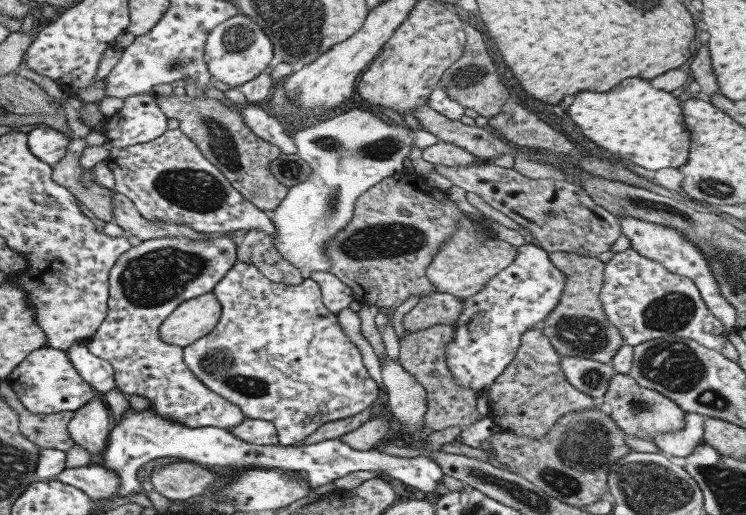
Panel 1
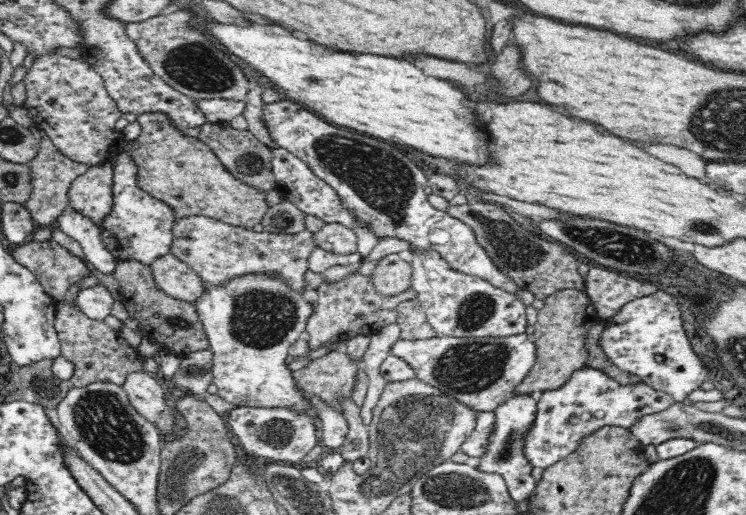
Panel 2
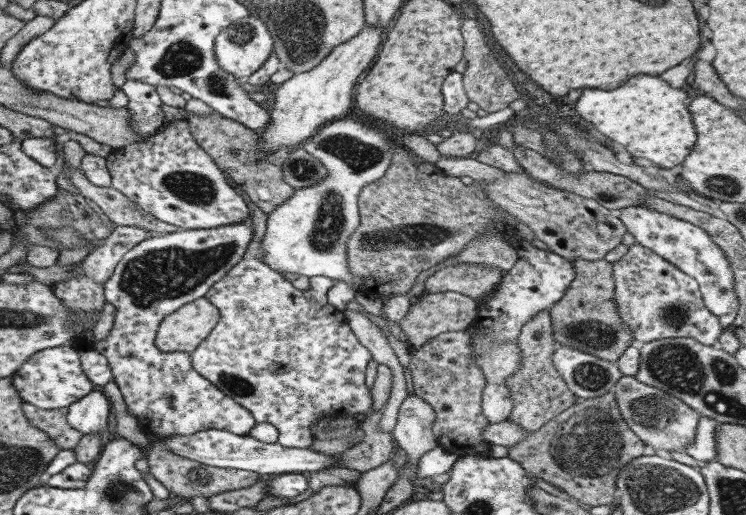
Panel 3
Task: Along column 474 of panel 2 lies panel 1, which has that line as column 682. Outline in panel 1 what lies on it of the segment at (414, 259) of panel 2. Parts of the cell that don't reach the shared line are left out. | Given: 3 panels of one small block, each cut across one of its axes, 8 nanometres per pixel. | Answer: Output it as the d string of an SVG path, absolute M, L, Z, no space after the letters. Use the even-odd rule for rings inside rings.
M632 248L613 253L611 259L605 262L598 299L606 319L619 331L623 345L633 347L647 340L678 337L693 340L707 349L717 351L723 347L729 333L704 305L691 279L669 273L659 263L641 257Z

